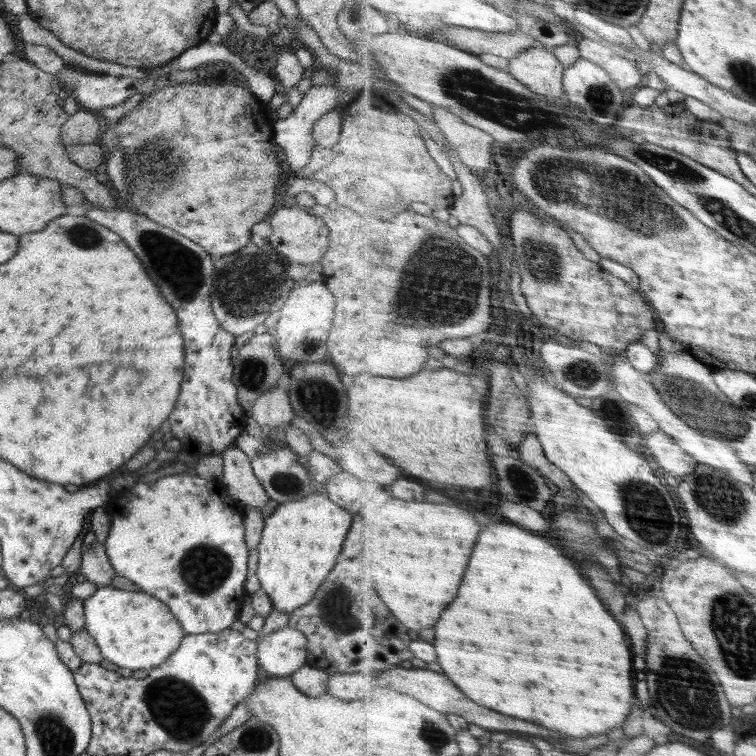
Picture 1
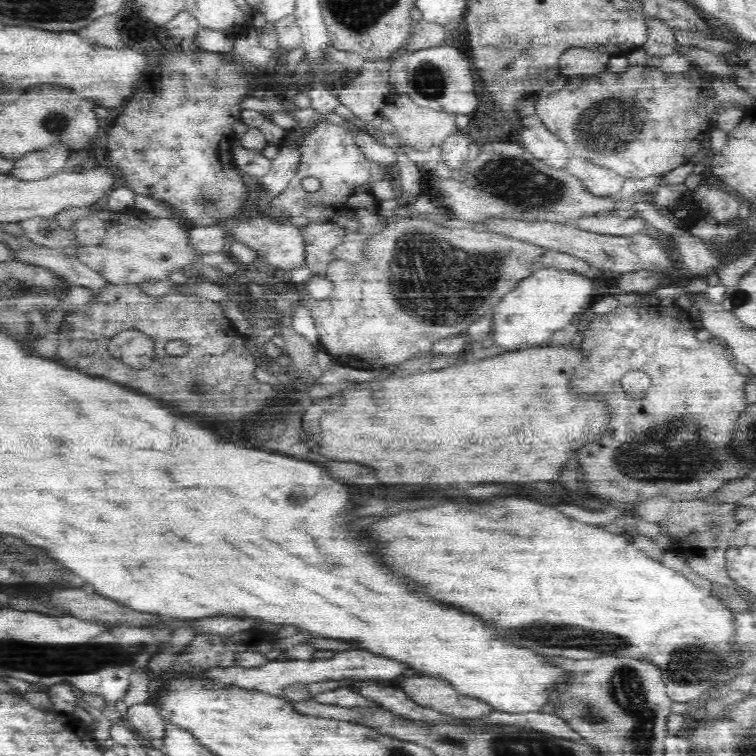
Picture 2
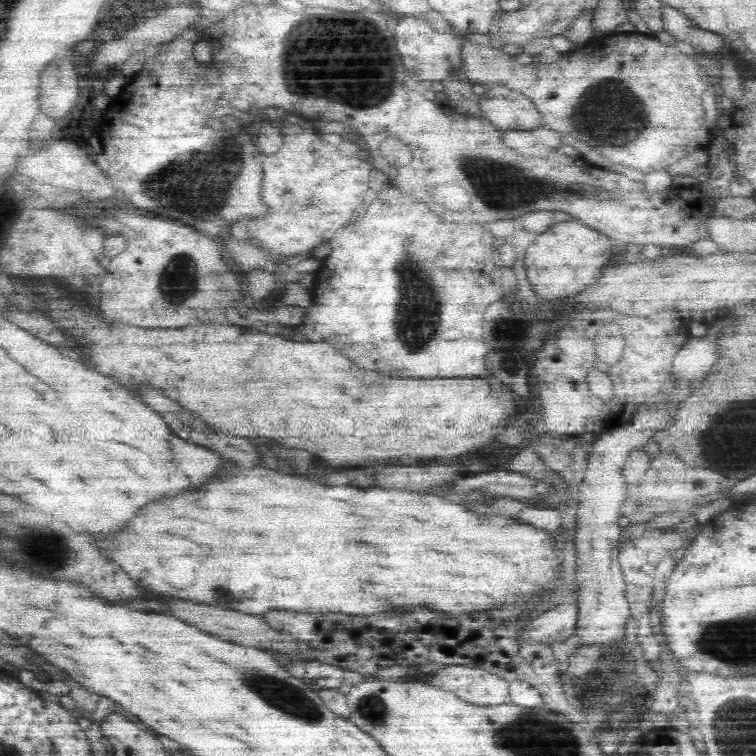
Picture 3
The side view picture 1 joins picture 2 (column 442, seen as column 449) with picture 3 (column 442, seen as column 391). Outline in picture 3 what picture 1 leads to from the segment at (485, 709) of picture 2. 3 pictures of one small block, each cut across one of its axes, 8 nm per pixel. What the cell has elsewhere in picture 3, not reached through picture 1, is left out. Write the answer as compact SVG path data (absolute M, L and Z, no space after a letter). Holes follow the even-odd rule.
M456 664L436 672L430 685L475 705L498 706L511 702L509 684L505 678L486 669Z

